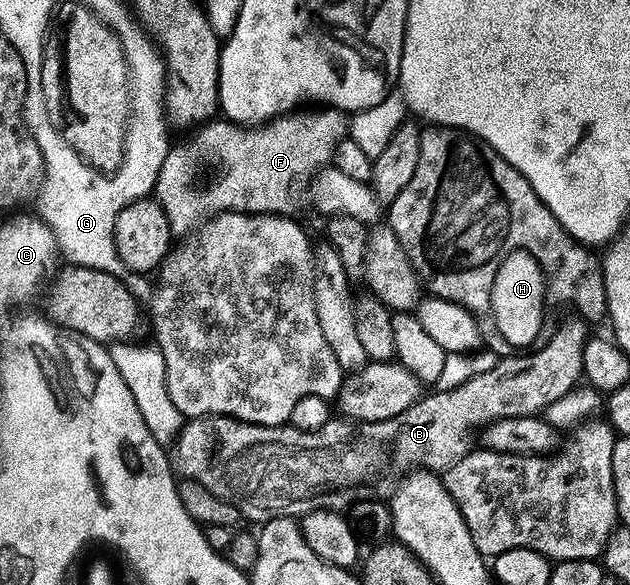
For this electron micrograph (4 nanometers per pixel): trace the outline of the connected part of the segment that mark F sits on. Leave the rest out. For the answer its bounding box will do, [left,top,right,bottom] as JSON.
[154,109,349,237]

